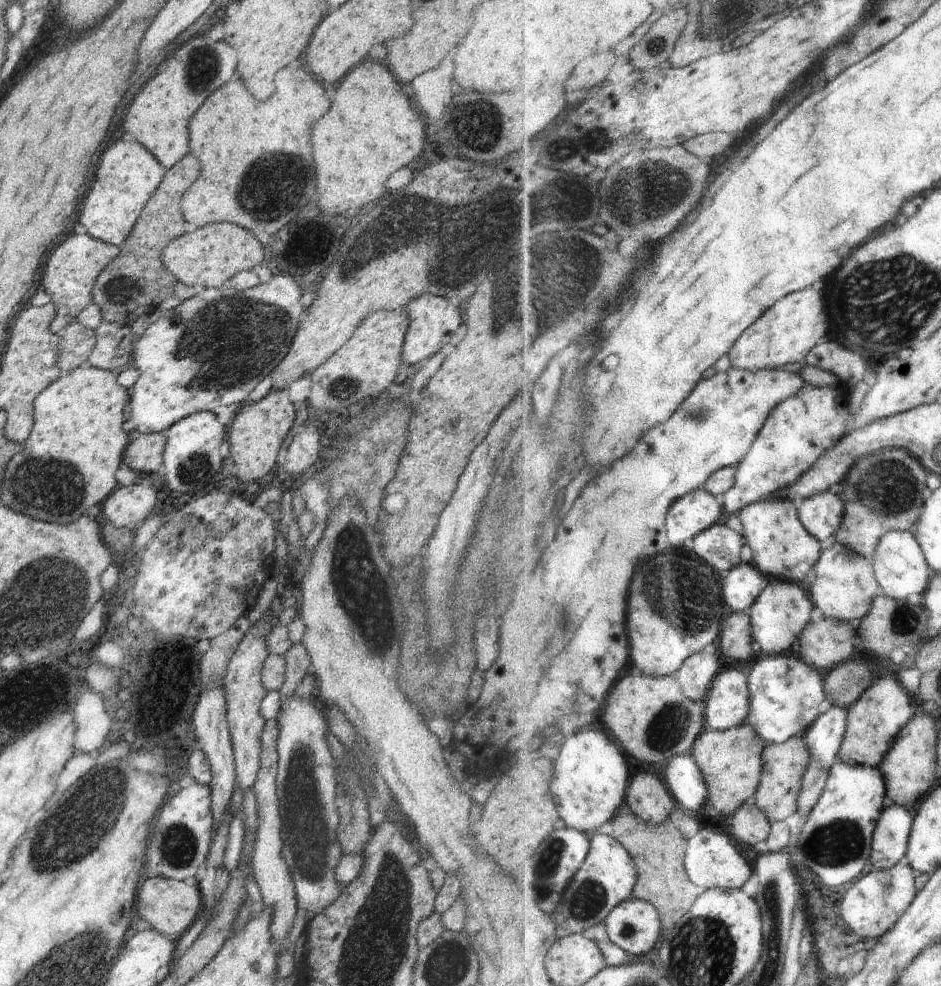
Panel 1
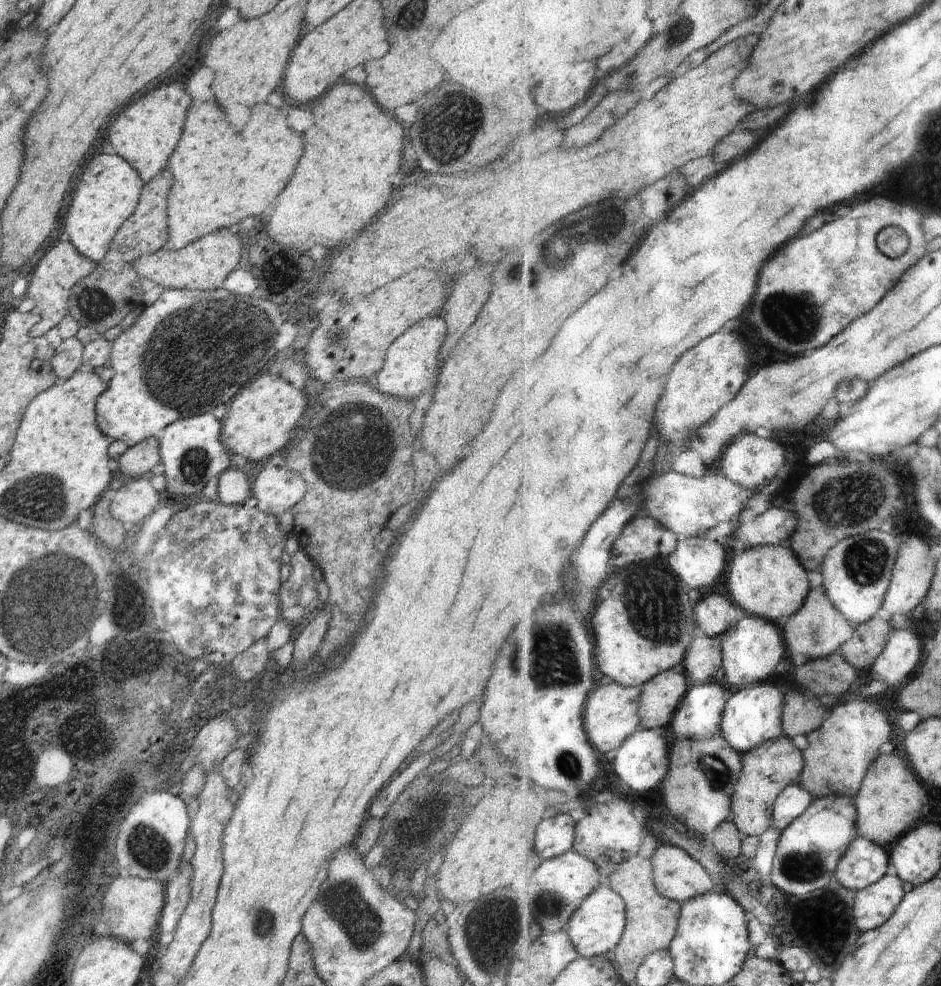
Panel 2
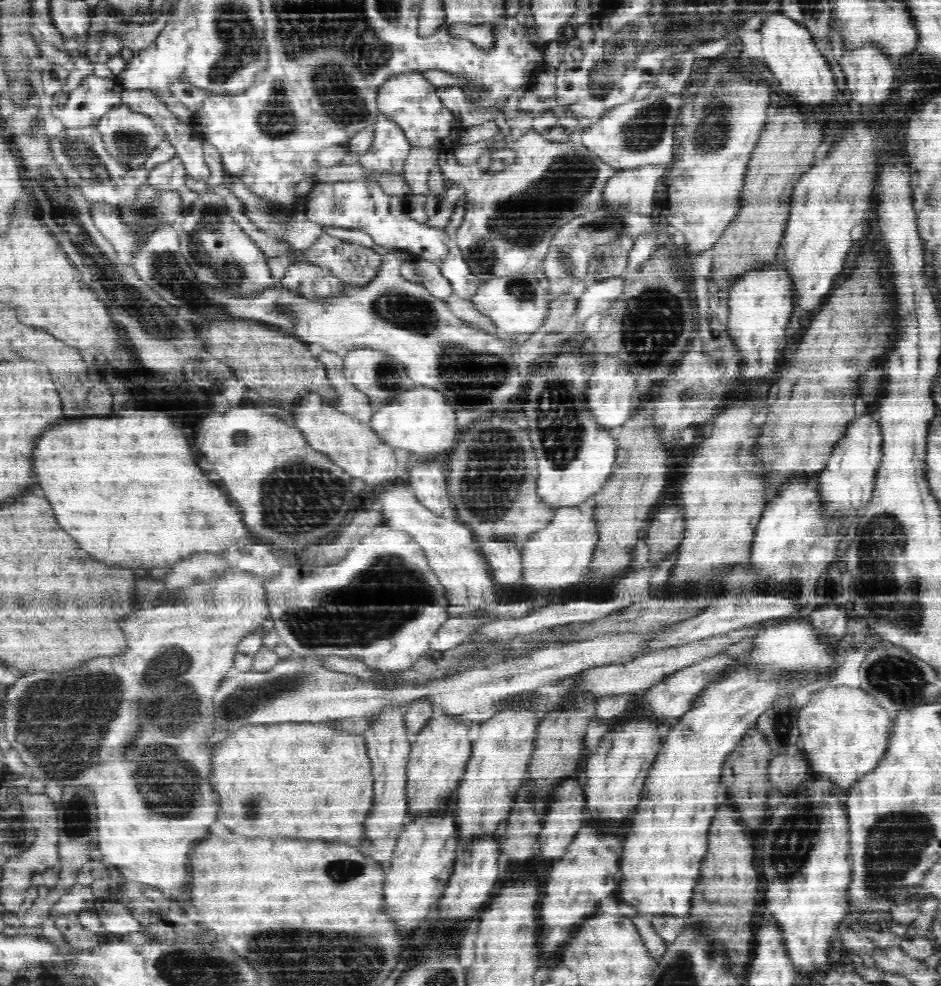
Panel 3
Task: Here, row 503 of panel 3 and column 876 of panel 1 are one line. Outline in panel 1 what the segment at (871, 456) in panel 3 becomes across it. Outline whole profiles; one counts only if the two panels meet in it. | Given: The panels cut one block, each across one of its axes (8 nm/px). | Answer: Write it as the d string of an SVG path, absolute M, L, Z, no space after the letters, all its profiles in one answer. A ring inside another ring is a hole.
M889 802L874 833L874 854L871 862L875 869L894 868L907 860L915 817L911 809Z

